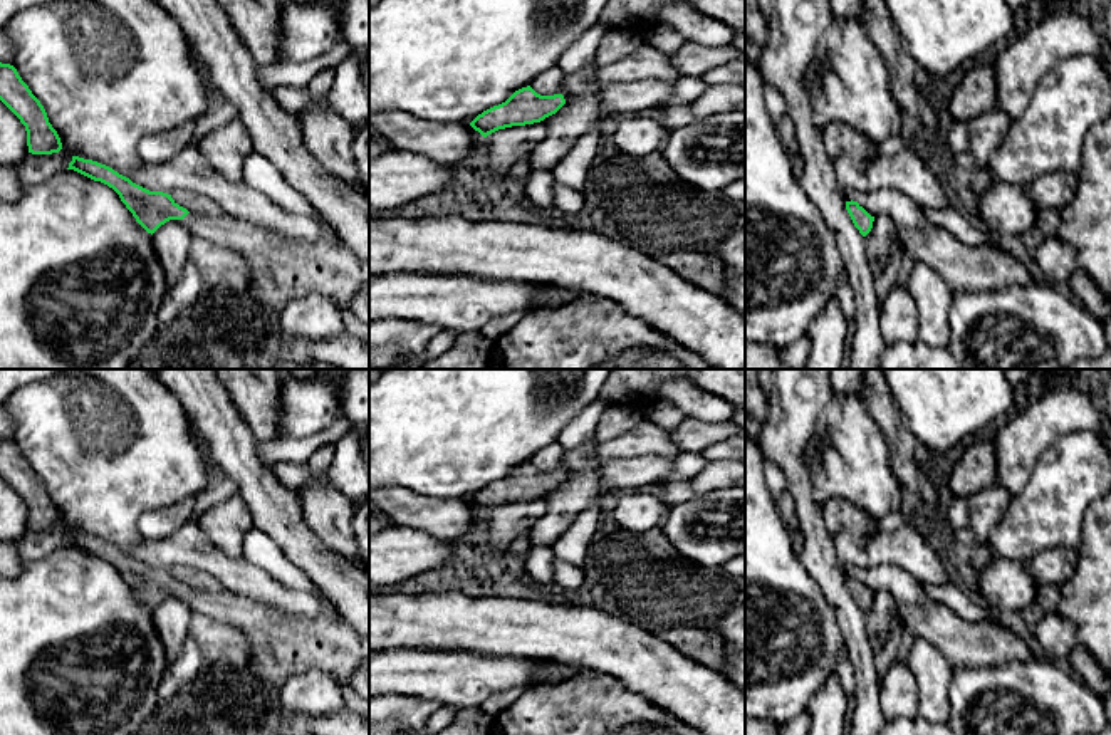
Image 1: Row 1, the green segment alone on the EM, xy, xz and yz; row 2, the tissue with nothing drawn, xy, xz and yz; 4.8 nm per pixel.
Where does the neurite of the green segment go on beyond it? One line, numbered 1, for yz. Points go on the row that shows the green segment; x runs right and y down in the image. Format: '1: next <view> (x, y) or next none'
1: next none

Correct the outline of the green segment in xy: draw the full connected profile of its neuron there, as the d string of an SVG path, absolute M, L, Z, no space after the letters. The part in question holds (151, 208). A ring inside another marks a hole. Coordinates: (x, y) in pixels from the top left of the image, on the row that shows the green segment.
M72 156L67 169L74 169L112 188L136 222L151 235L166 222L180 220L195 238L205 238L218 247L243 255L252 267L252 285L247 290L248 297L255 305L263 307L274 315L280 315L284 307L295 297L312 292L351 310L352 297L361 289L369 287L369 263L324 233L321 233L317 243L310 245L225 213L220 213L218 216L201 216L180 206L168 193L149 191L112 168L79 156Z

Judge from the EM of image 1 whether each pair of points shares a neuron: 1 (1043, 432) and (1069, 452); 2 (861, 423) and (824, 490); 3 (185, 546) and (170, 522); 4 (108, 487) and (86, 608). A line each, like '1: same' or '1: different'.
1: different
2: same
3: different
4: different

